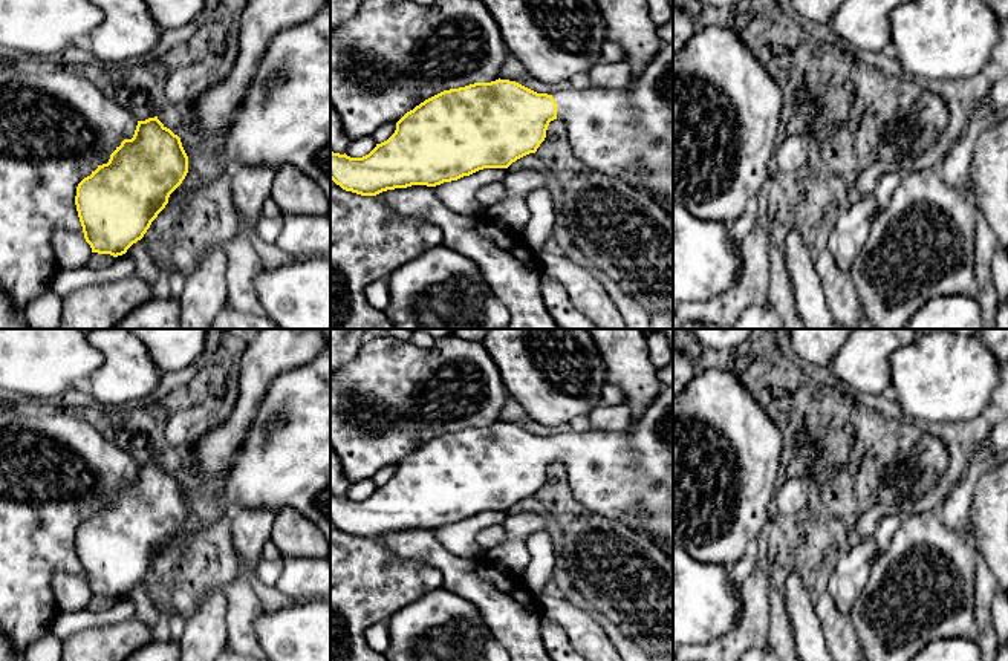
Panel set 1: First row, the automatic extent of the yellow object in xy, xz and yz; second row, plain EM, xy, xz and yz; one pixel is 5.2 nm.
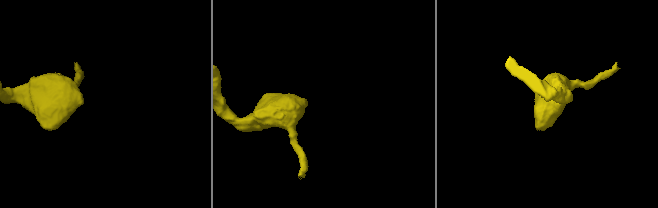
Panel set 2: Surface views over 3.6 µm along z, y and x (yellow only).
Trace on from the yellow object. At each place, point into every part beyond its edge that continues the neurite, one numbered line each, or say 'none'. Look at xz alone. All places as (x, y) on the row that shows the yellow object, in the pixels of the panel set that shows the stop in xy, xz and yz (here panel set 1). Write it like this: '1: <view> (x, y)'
1: xz (627, 132)

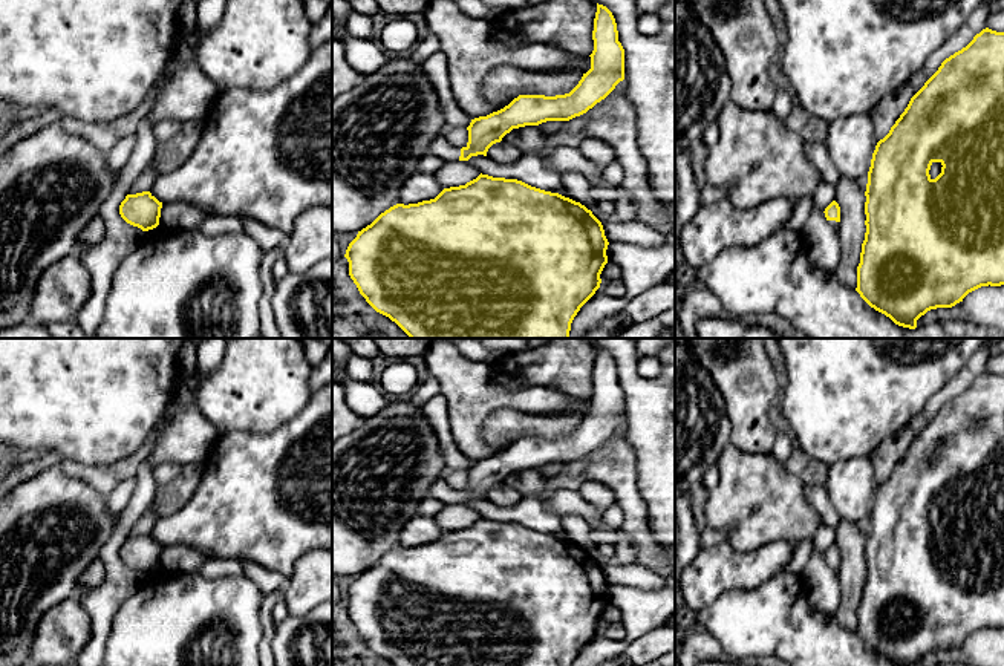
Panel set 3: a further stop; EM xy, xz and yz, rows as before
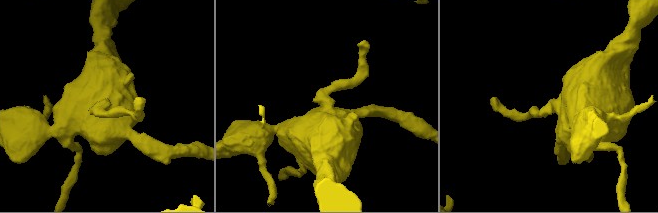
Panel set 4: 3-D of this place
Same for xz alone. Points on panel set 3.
1: xz (441, 147)

